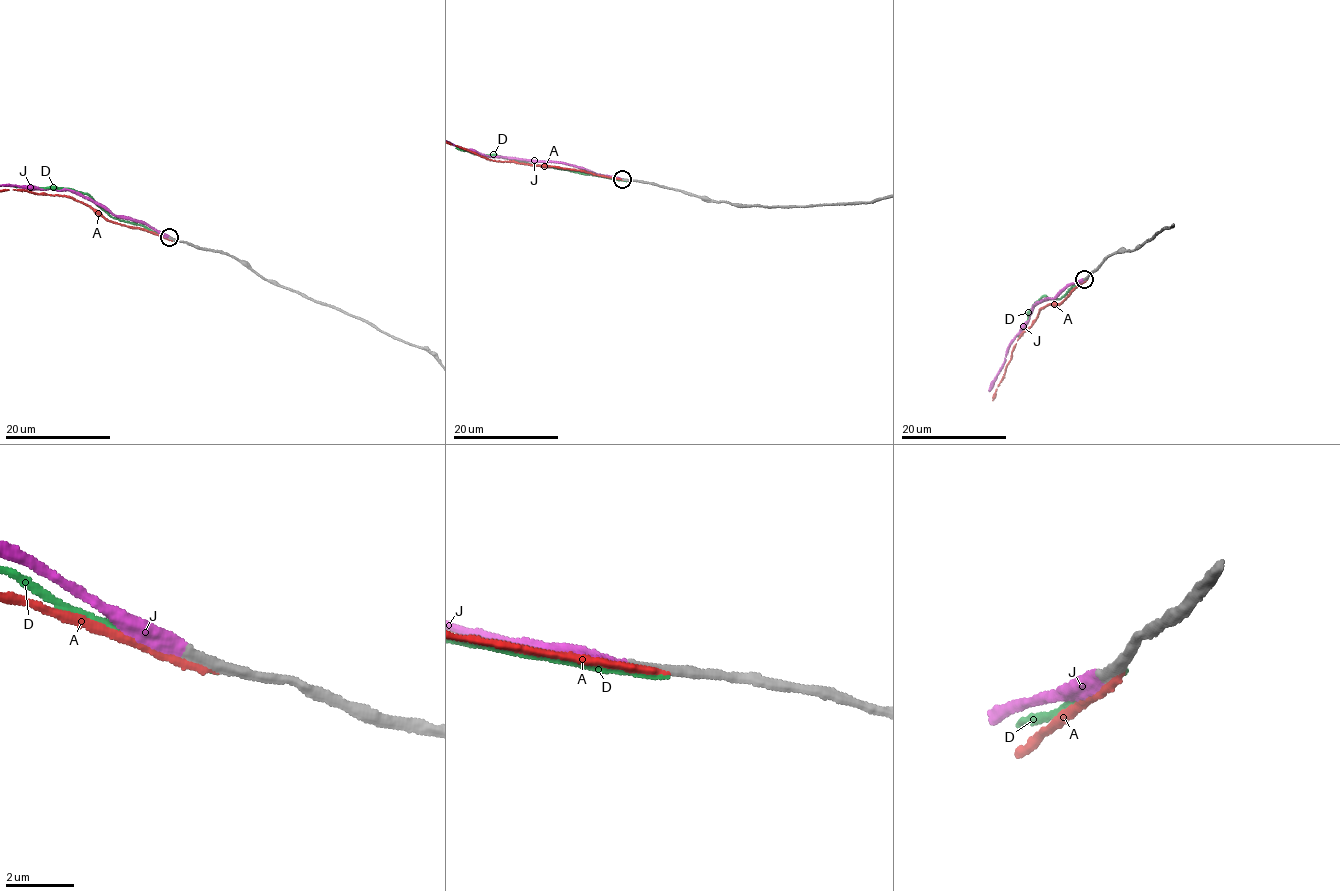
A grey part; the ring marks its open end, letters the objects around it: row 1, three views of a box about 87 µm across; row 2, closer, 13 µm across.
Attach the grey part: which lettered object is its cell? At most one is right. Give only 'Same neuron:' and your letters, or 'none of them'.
Same neuron: J

